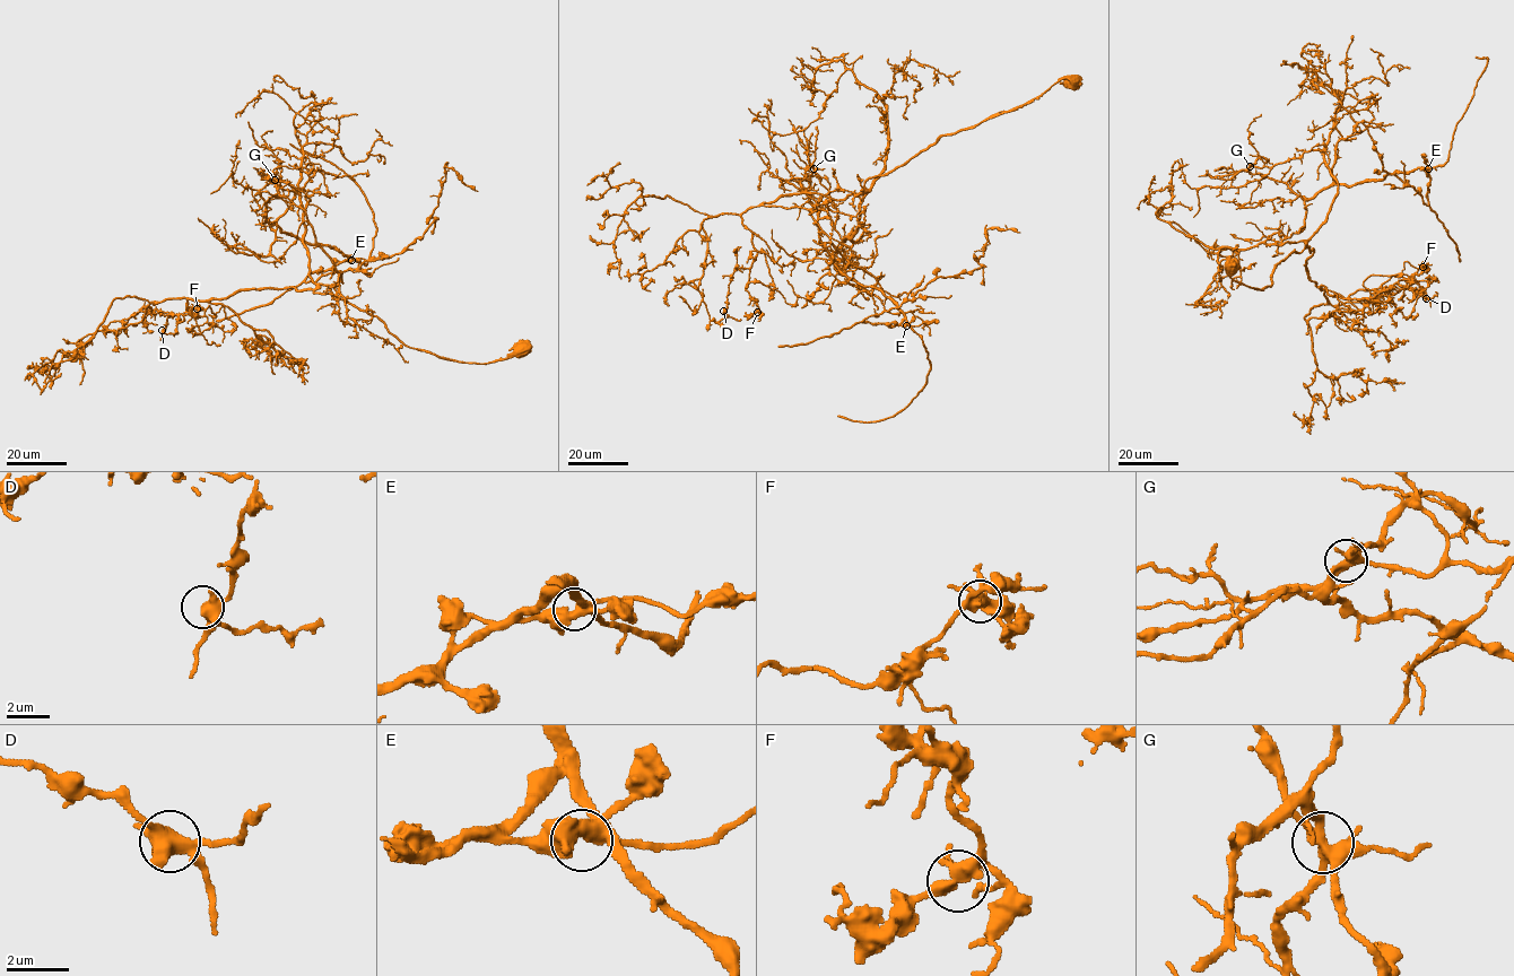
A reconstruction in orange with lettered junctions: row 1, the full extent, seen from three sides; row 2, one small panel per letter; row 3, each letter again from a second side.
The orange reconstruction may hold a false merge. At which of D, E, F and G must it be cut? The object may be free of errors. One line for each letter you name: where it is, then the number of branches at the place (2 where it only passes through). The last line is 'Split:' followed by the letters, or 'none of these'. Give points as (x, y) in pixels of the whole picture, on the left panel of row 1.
G: at (275, 180); 5 branches meet
Split: G

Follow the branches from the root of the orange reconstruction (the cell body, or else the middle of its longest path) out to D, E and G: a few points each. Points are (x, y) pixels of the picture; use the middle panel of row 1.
D: (1073, 84), (942, 136), (860, 193), (749, 207), (756, 259), (733, 272), (723, 311)
E: (1073, 84), (1061, 78), (870, 176), (852, 242), (806, 168), (829, 259), (906, 325)
G: (1073, 84), (1061, 78), (870, 176), (852, 242), (835, 228), (837, 208), (814, 168)

